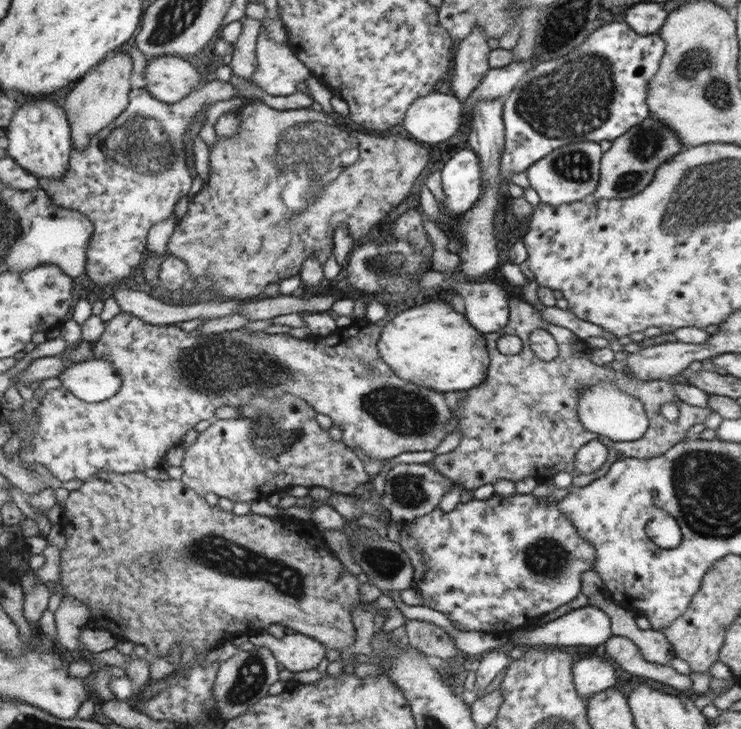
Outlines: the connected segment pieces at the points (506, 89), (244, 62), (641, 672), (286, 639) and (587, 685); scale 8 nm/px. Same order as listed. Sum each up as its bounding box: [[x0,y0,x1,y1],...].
[[462,60,533,112],[228,15,261,79],[603,631,691,690],[248,633,325,673],[572,656,615,700]]

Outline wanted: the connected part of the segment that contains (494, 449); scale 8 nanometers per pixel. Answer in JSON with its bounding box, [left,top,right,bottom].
[429,298,710,490]

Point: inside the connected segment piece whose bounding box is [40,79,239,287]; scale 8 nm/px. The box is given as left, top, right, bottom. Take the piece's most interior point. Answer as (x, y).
(131, 175)

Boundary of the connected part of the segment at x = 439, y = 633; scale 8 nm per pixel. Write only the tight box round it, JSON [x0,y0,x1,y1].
[403,619,458,663]

